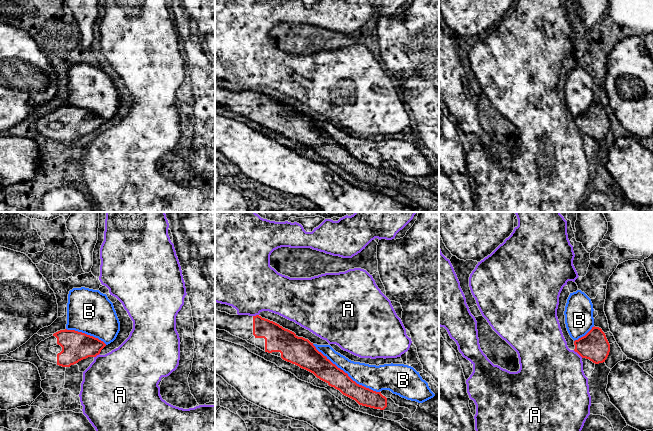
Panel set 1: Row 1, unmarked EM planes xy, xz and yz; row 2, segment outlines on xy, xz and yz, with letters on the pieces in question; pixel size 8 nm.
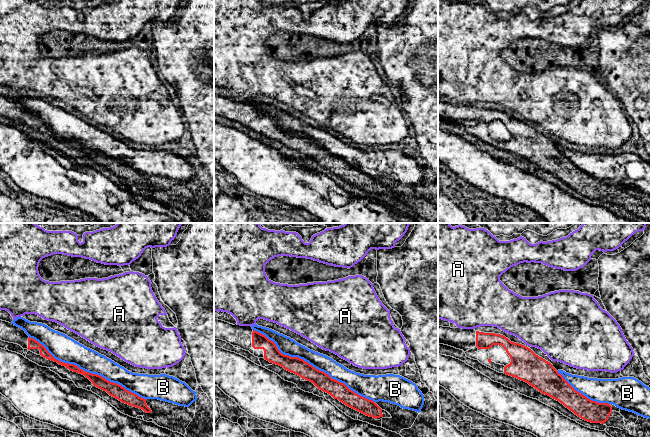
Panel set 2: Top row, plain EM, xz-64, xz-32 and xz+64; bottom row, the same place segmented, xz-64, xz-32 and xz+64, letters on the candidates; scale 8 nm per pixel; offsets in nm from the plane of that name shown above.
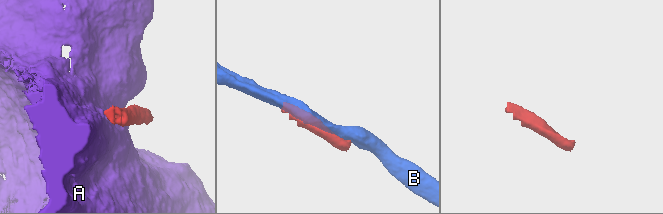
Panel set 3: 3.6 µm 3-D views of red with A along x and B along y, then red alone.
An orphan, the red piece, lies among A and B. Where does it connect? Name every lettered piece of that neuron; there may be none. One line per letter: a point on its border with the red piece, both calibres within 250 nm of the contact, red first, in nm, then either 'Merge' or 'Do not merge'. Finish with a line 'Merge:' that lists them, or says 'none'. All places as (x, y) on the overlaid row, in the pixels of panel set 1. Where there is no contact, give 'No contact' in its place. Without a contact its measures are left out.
A: Touches red at yz (578, 353). Thickness 220 nm (red) against 460 nm. Do not merge
B: Touches red at xz (346, 373). Thickness 170 nm (red) against 200 nm. Do not merge
Merge: none

